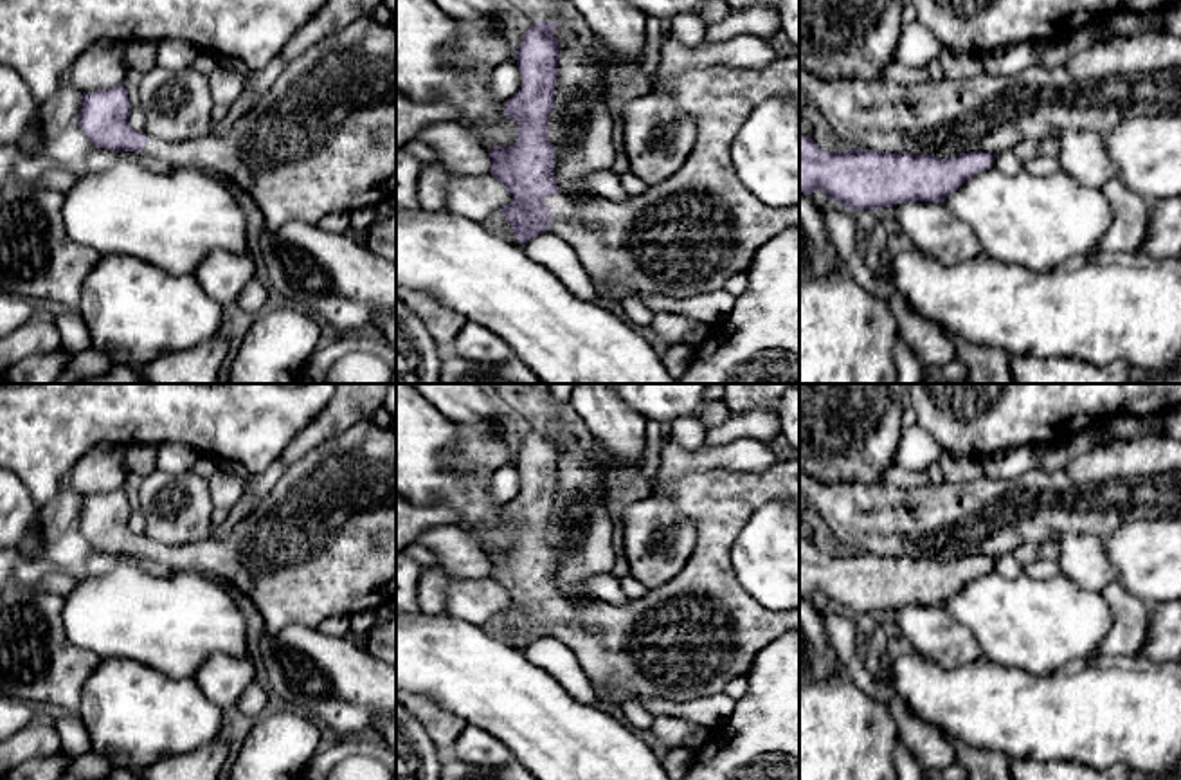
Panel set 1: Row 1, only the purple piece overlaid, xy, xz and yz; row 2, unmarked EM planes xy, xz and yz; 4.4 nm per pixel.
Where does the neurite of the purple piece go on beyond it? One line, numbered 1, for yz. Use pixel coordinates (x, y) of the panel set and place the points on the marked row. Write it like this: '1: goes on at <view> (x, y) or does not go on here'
1: does not go on here

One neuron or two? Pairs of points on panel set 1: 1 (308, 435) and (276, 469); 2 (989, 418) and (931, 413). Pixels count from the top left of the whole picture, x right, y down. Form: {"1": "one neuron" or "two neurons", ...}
{"1": "two neurons", "2": "one neuron"}

